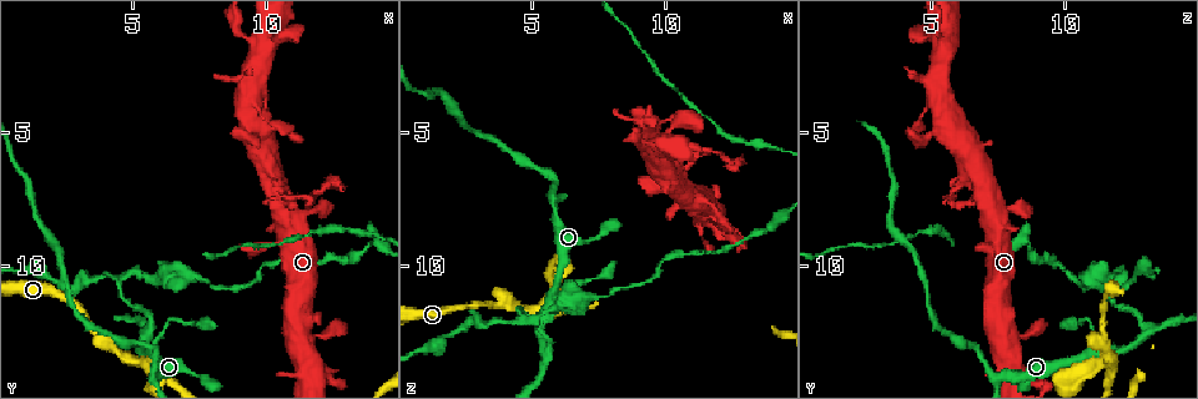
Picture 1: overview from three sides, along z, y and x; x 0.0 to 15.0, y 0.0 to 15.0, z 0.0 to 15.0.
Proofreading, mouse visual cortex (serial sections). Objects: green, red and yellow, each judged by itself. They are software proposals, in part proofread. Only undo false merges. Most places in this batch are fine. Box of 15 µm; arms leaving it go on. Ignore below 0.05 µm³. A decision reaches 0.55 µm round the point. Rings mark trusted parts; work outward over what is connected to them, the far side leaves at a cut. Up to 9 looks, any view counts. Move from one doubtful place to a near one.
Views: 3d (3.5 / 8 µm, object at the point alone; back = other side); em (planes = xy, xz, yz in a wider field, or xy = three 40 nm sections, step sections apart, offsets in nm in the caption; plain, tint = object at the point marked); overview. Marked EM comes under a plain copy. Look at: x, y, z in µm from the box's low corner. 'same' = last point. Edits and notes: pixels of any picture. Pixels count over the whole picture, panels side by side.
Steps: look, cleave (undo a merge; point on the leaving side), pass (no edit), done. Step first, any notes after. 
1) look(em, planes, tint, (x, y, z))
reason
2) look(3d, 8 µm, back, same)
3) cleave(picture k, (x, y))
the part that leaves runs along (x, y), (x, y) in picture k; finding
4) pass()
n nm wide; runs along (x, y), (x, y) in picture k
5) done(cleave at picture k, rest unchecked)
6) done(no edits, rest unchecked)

look(em, xy, step 3, tint, (6.4, 11.9, 10.9))
sharp bend

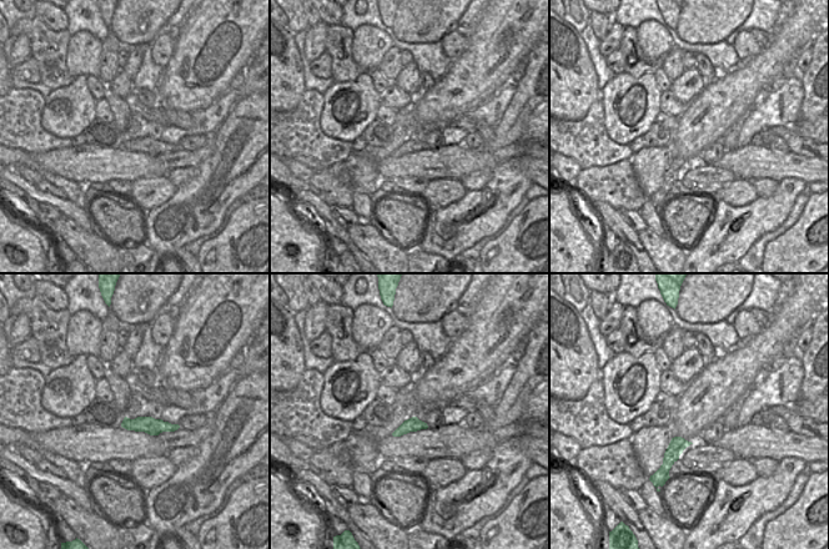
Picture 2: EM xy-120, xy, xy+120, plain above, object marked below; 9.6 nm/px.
look(3d, 3.5 µm, same)

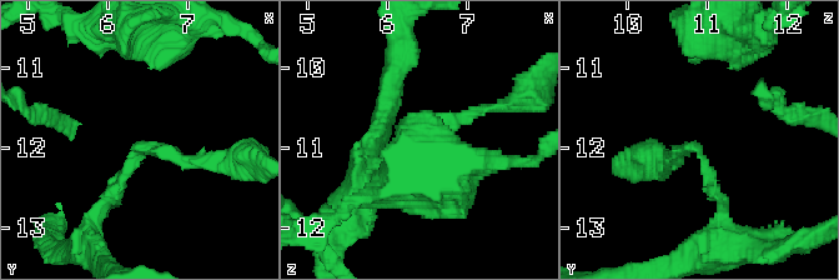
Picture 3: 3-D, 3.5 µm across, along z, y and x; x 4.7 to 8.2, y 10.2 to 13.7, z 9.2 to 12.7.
pass()
140 nm wide; runs along (125, 423), (174, 427) in picture 2; continuous, no second cell

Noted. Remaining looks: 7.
look(em, xy, step 3, tint, (5.4, 13.7, 11.7))
side arm on a straight run

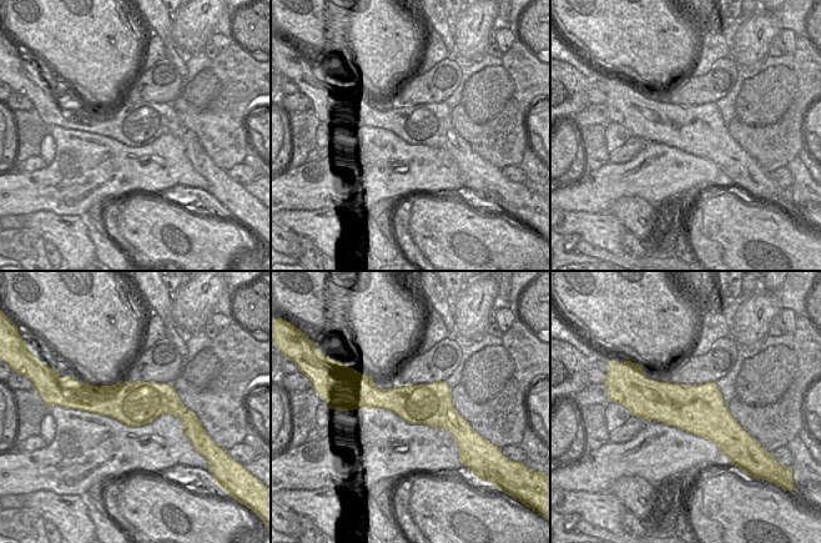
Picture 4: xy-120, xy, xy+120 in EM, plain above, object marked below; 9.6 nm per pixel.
look(3d, 3.5 µm, same)
wider look

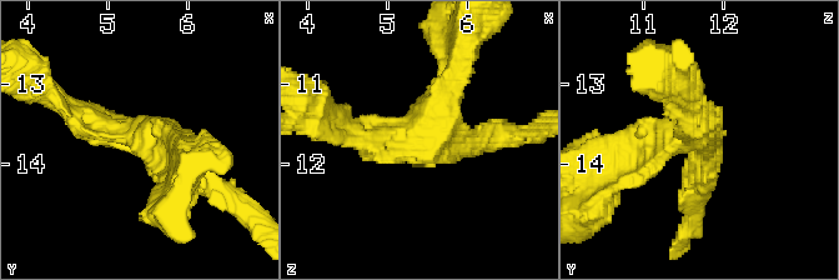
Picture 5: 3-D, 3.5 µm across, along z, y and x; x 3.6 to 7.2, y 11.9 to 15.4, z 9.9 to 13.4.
pass()
runs along (346, 136), (407, 149), (461, 73) in picture 5; continuous, no second cell

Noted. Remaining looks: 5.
look(3d, 3.5 µm, (10.7, 1.4, 4.5))
sharp bend

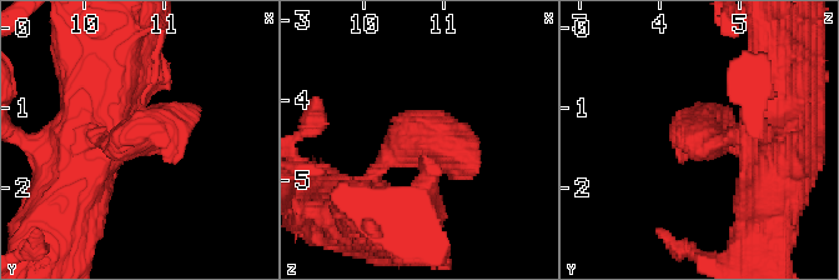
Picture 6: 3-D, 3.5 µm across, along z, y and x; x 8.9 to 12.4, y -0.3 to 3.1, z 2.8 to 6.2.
look(em, xy, step 2, tint, (10.70, 1.35, 4.55))

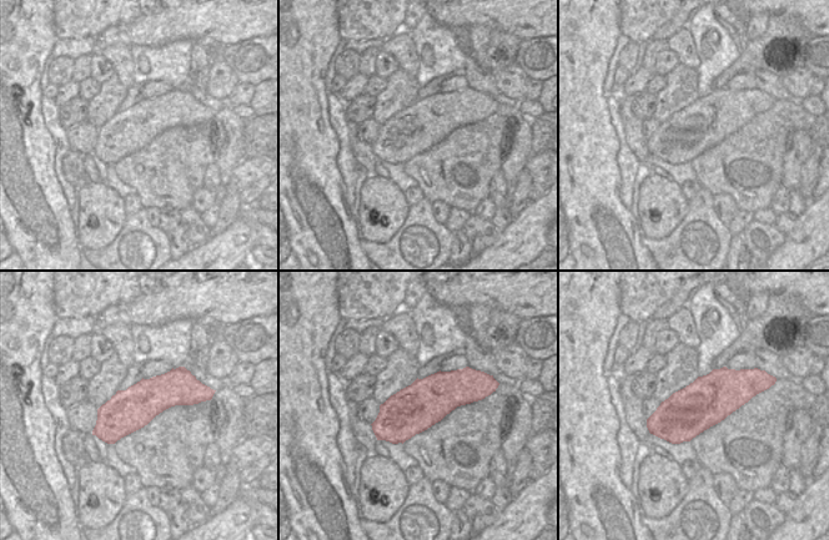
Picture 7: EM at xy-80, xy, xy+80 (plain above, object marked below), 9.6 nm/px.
look(em, planes, tint, same)

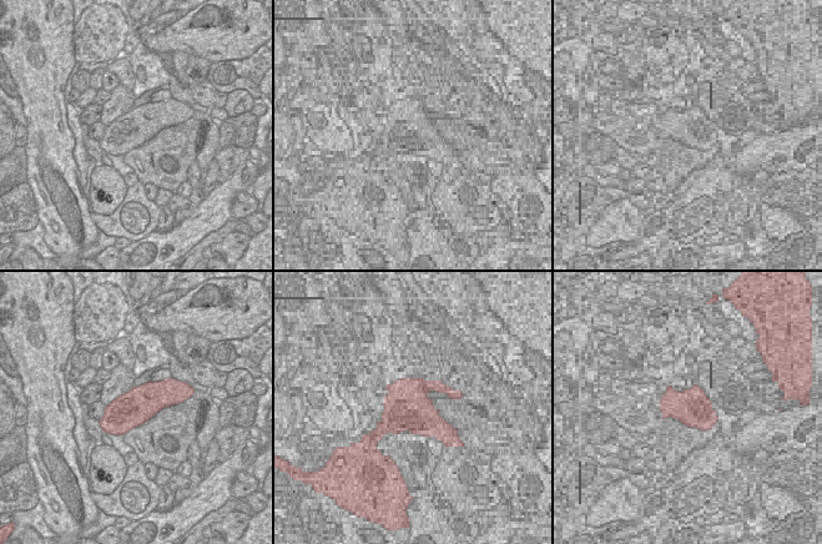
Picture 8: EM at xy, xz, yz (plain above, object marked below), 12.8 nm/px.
pass()
runs along (352, 213), (410, 143), (448, 146), (463, 178) in picture 6; all the same cell

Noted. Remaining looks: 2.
look(3d, 3.5 µm, back, (11.0, 7.5, 5.7))
abrupt turn

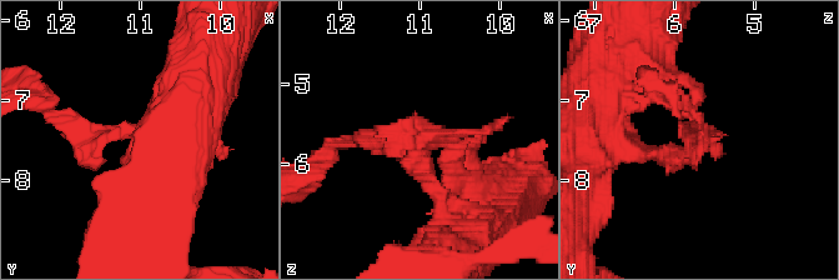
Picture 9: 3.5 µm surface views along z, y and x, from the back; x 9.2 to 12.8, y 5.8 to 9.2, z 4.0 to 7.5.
look(em, xy, step 1, tint, (11.05, 7.45, 5.70))

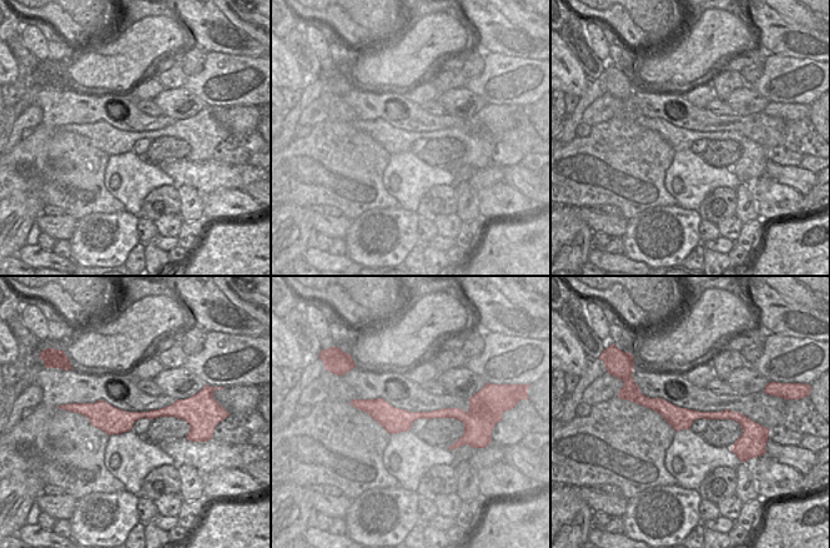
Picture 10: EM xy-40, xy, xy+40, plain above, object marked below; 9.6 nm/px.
pass()
runs along (441, 210), (410, 133), (348, 143) in picture 9; all the same cell

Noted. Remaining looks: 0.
done(no edits, rest unchecked)

